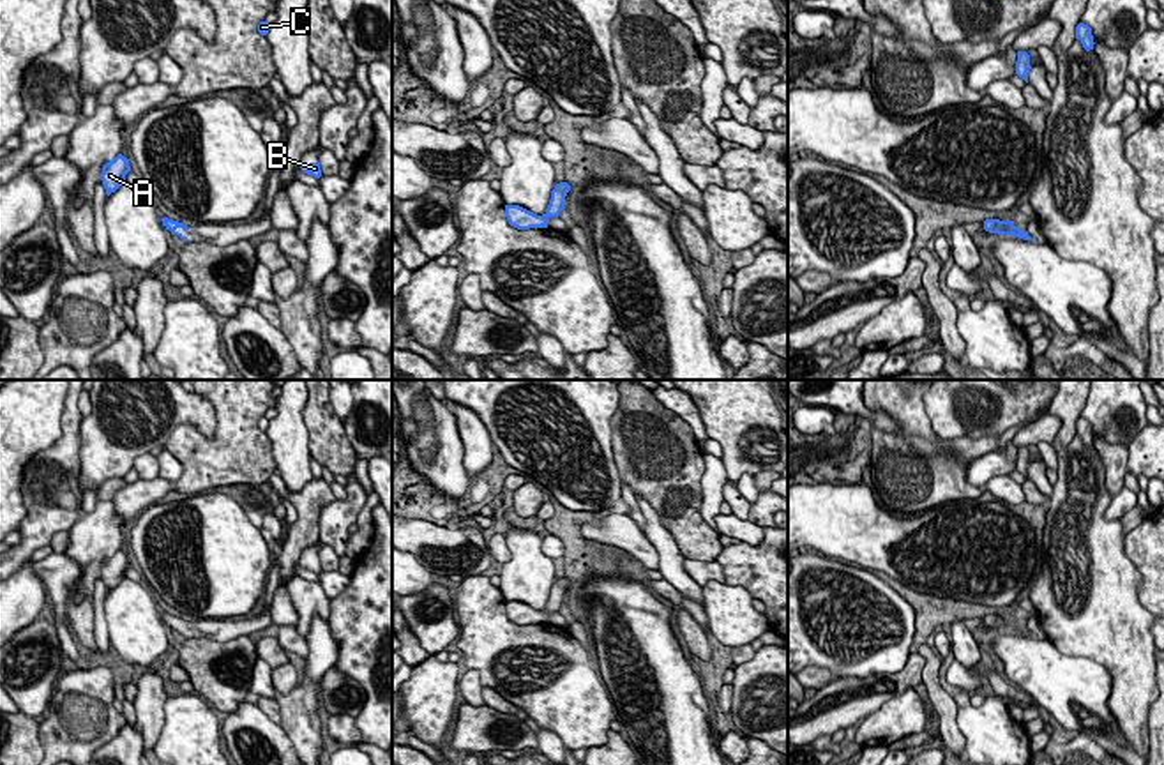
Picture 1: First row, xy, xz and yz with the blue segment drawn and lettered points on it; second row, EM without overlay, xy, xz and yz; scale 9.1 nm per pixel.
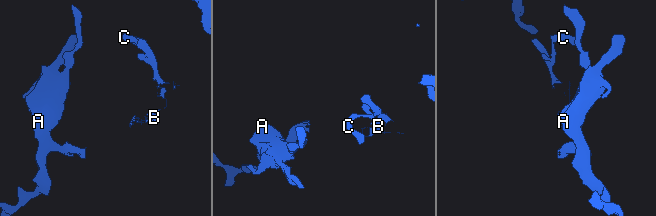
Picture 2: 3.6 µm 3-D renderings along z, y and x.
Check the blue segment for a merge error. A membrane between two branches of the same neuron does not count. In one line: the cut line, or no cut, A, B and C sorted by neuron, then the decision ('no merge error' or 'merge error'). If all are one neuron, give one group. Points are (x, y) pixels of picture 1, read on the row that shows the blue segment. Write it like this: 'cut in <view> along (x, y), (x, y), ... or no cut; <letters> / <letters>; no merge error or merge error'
no cut; A B C; no merge error

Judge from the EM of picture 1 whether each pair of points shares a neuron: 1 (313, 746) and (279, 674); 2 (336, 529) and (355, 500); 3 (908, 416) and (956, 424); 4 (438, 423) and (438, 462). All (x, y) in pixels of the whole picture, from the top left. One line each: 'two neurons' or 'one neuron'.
1: two neurons
2: one neuron
3: two neurons
4: one neuron

